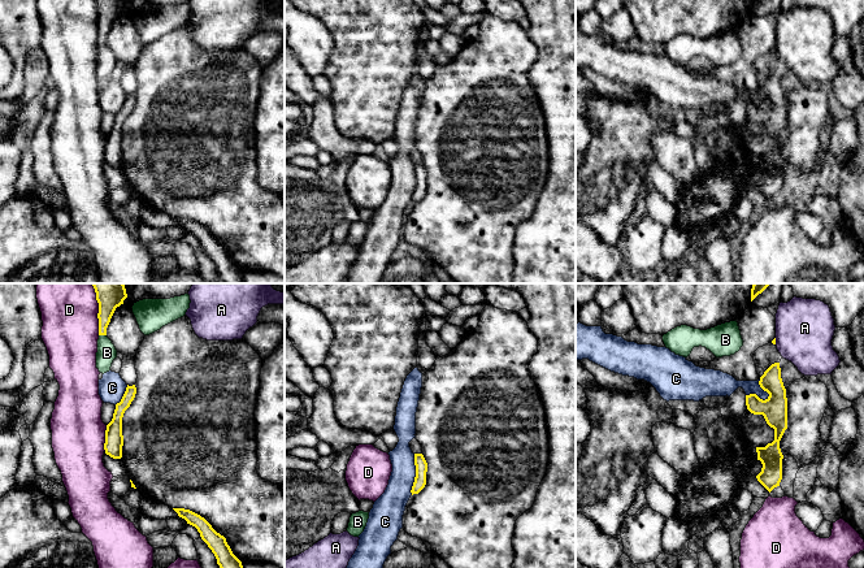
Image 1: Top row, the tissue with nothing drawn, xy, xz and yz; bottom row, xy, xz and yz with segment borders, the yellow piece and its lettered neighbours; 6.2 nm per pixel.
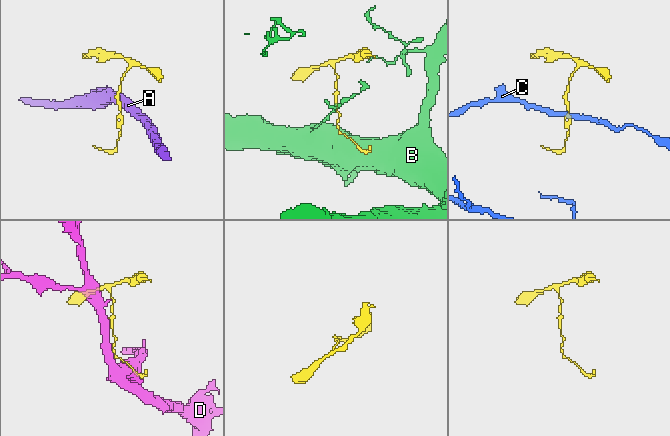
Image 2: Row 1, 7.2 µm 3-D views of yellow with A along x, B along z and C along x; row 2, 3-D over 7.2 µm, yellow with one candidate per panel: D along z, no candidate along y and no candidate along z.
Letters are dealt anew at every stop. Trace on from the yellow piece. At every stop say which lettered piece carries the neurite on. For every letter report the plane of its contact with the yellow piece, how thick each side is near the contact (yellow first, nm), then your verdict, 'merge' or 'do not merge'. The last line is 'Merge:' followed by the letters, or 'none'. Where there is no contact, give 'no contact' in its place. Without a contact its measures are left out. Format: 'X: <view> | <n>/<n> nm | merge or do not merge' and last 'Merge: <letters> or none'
A: yz | 20/360 nm | do not merge
B: xy | 130/120 nm | do not merge
C: yz | 160/150 nm | do not merge
D: xy | 130/360 nm | do not merge
Merge: none

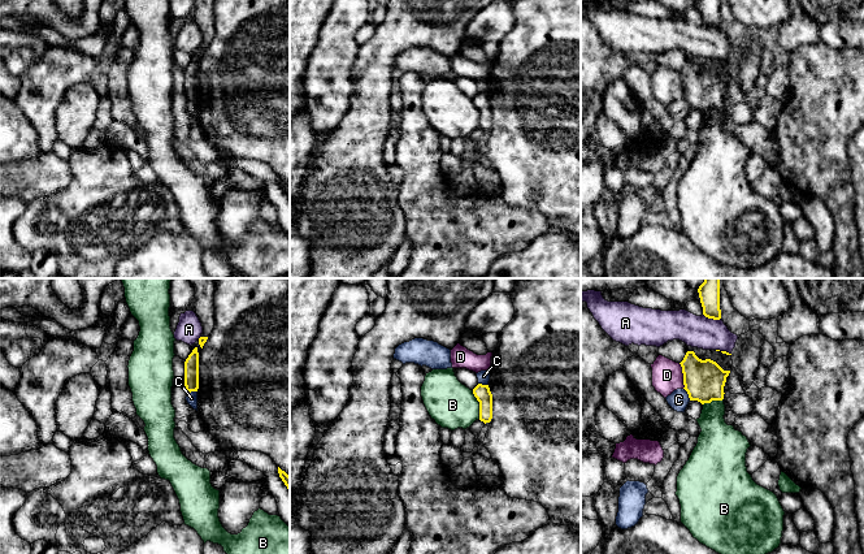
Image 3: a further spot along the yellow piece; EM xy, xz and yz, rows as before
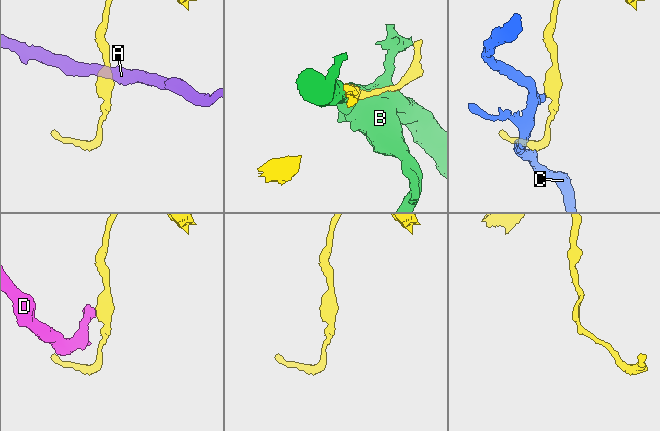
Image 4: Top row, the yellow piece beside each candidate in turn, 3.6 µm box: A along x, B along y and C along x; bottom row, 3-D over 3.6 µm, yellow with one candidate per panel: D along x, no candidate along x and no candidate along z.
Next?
A: yz | 120/200 nm | do not merge
B: xz | 100/280 nm | do not merge
C: yz | 260/120 nm | do not merge
D: yz | 260/190 nm | do not merge
Merge: none

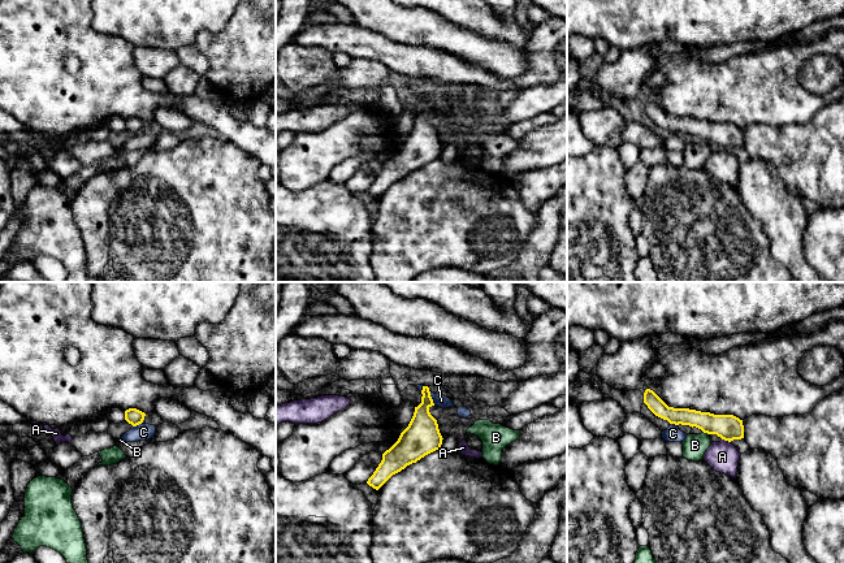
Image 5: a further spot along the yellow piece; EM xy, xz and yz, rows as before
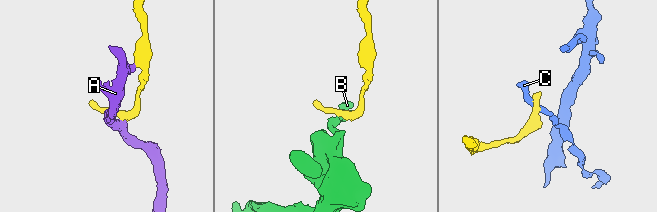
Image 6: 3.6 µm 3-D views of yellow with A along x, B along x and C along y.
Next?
A: yz | 160/190 nm | do not merge
B: yz | 160/140 nm | do not merge
C: xz | 220/80 nm | do not merge
Merge: none

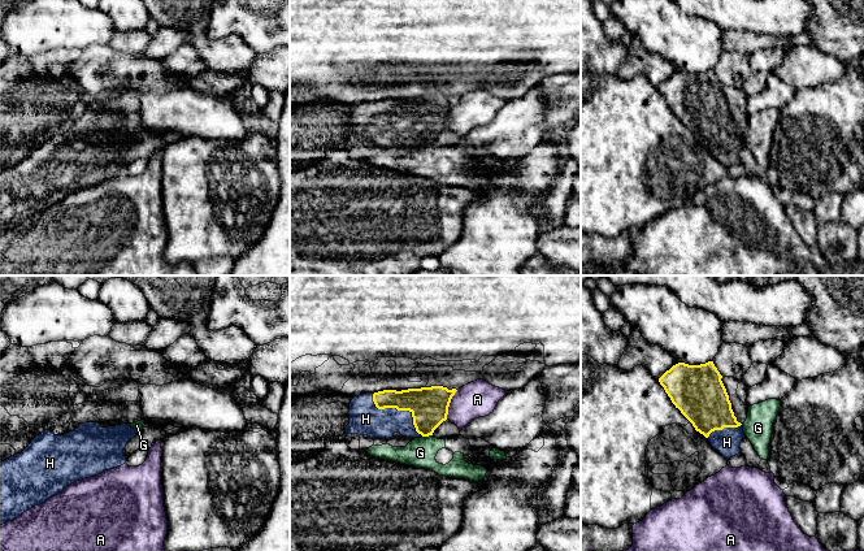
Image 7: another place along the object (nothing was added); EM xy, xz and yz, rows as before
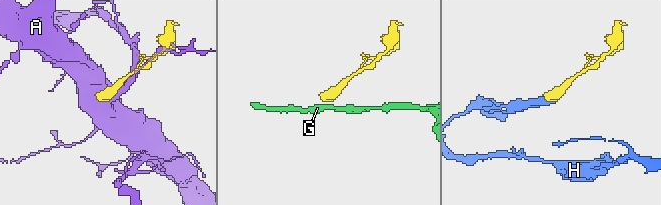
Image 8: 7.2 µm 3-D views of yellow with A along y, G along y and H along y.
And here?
A: xz | 240/220 nm | do not merge
G: xz | 240/180 nm | do not merge
H: xz | 240/200 nm | merge
Merge: H

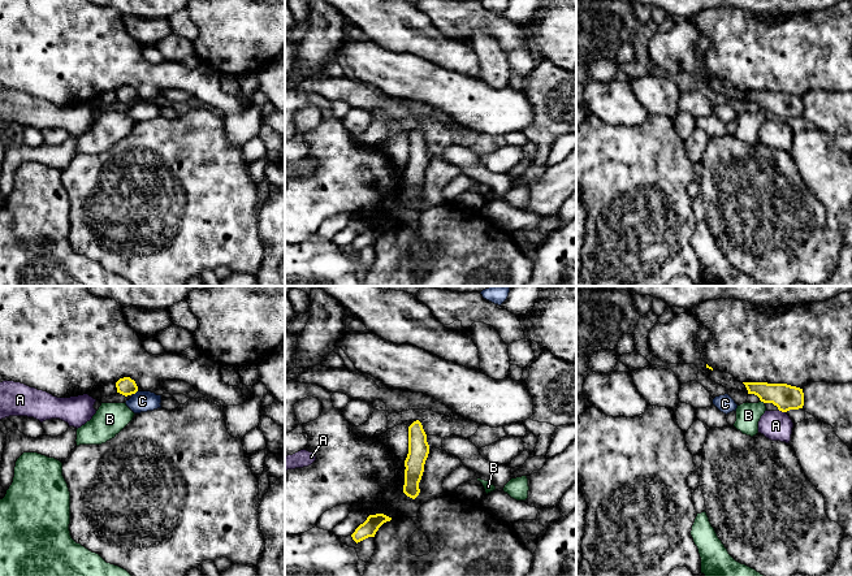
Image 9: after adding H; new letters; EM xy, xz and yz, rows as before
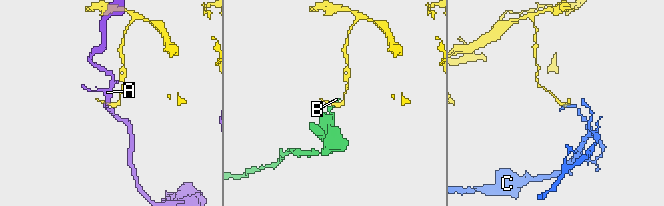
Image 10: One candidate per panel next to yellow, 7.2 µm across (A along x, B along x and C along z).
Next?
A: yz | 160/190 nm | do not merge
B: yz | 160/150 nm | do not merge
C: xy | 110/130 nm | do not merge
Merge: none

